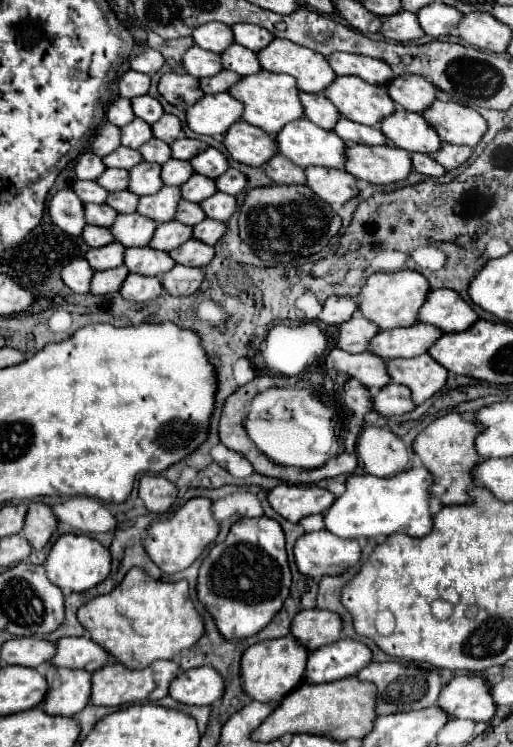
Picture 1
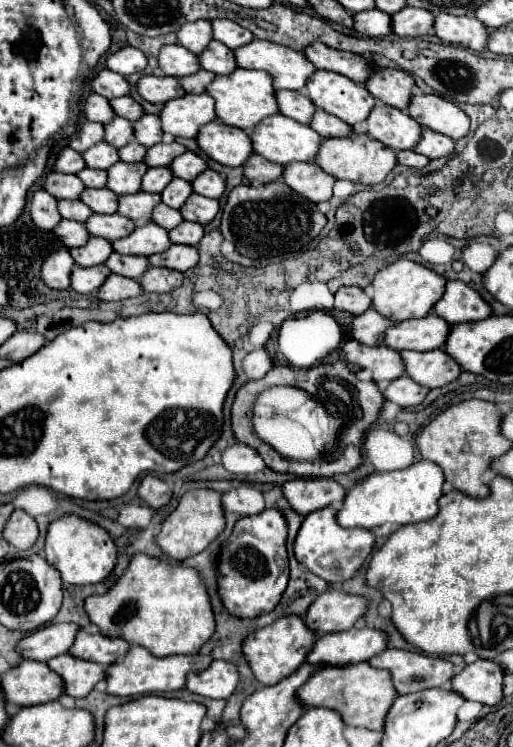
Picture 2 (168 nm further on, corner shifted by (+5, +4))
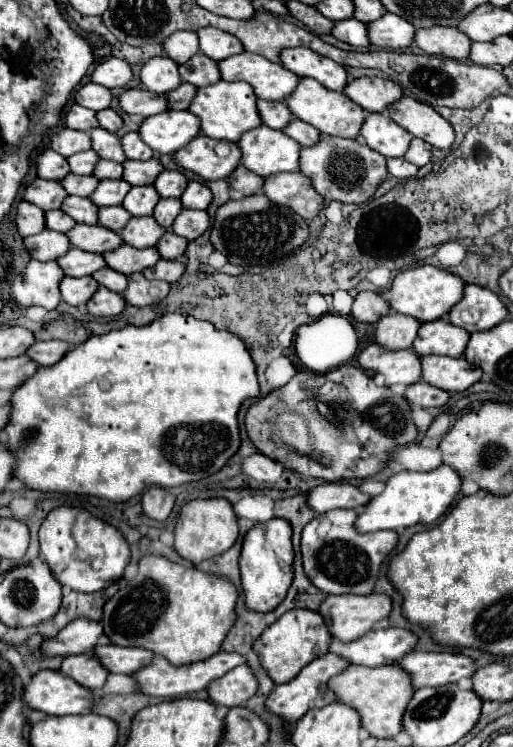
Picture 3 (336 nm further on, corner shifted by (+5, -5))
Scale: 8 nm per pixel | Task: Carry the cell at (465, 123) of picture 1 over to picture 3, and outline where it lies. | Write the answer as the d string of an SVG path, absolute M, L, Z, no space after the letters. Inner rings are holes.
M402 97L386 111L394 123L406 129L412 137L430 143L432 147L448 149L454 143L454 129L450 123L426 103L420 103L412 97Z

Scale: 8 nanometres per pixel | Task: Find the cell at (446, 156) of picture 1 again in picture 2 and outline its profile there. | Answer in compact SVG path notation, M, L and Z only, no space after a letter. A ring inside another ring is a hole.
M424 128L422 138L414 150L422 152L428 158L442 158L442 156L454 154L454 140L444 134L436 134L436 132Z

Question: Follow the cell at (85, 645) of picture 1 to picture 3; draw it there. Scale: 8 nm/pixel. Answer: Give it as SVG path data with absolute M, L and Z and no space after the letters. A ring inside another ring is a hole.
M106 645L96 647L94 653L110 673L124 673L124 675L134 675L154 659L154 653L142 647Z

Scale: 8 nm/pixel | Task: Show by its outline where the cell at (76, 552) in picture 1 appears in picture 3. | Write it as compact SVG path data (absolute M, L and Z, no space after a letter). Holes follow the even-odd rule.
M64 505L52 509L42 521L40 555L62 585L82 593L94 593L122 579L124 569L130 563L130 545L114 525L94 517L86 509Z

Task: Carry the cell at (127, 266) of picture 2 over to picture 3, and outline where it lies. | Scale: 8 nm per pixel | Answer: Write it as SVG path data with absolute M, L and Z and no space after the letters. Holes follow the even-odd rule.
M108 267L92 273L92 277L94 277L102 287L108 287L110 291L116 291L116 293L120 293L120 295L124 293L124 287L128 285L126 275L120 275L118 271L112 271L112 269L108 269Z

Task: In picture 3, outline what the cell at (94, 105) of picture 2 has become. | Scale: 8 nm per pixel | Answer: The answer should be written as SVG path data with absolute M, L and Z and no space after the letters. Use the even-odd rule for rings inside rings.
M72 105L66 113L66 127L78 129L78 131L90 131L90 127L96 127L96 113L88 111L86 107Z

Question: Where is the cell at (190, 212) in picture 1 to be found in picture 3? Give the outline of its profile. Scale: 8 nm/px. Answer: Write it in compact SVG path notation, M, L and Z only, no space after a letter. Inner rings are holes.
M132 217L126 227L120 231L120 237L126 245L136 247L136 249L144 249L144 247L154 247L160 239L160 235L164 235L166 231L152 219L152 217Z

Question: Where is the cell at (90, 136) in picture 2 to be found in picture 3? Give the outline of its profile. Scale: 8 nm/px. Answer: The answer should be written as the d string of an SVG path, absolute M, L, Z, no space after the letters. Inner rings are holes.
M60 129L50 137L50 149L60 153L62 157L80 153L90 149L90 139L88 133L84 131L74 131L74 129Z

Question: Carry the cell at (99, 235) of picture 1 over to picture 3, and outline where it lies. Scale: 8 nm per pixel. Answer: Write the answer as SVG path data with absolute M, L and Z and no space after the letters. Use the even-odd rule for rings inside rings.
M44 229L38 235L26 237L24 247L28 249L32 259L36 259L36 261L52 261L52 259L58 259L60 255L64 255L70 249L70 243L68 243L68 237L64 233Z

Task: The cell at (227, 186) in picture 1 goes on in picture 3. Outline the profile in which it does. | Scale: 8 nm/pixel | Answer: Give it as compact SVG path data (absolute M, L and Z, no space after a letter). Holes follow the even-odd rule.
M190 181L184 189L184 195L180 195L184 209L206 209L212 201L212 191L198 181Z

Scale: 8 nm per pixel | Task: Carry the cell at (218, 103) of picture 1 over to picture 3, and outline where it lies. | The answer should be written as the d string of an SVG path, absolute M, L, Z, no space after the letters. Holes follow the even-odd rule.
M164 111L146 117L138 129L142 141L154 153L176 153L200 133L198 119L190 111Z

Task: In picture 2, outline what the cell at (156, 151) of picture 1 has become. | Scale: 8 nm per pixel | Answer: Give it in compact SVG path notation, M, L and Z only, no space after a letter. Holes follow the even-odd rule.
M132 140L130 144L126 144L124 148L118 150L118 154L120 154L120 158L122 158L124 162L142 162L144 156L146 156L146 152L148 152L148 148L142 146L142 144L136 142L136 140Z

